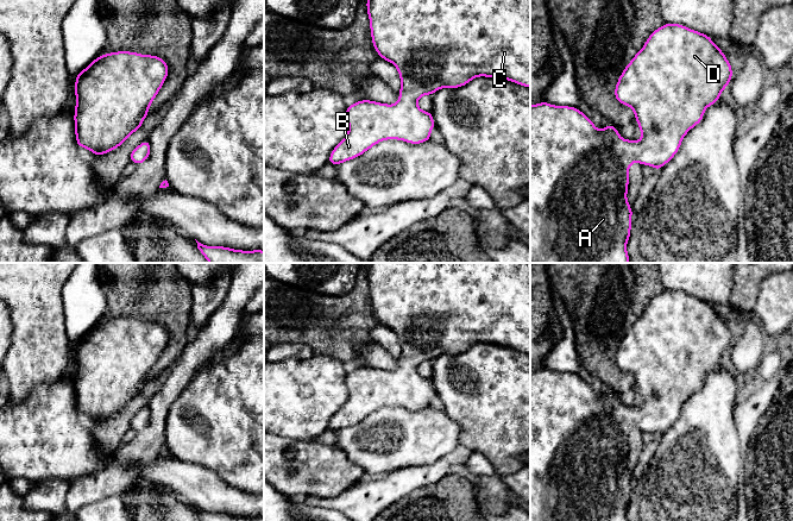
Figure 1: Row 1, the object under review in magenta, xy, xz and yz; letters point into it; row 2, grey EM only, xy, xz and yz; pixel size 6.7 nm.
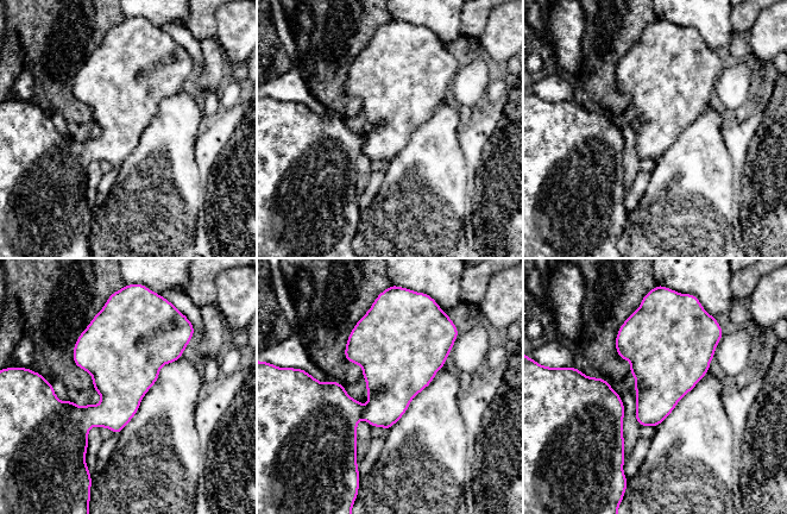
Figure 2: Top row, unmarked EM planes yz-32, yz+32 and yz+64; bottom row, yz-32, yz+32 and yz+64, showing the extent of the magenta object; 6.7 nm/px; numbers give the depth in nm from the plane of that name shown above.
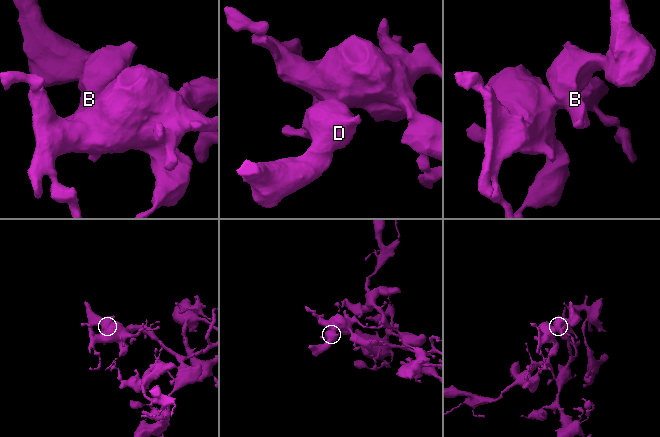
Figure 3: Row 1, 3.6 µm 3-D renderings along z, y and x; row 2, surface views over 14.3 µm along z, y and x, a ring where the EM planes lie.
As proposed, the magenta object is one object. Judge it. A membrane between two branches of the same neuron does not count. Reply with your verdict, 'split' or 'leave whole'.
leave whole

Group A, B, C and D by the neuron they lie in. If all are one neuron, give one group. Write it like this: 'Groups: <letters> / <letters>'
Groups: A B C D

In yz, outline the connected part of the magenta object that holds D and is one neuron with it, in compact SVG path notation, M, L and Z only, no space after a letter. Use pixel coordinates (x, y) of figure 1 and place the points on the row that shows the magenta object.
M663 24L618 77L615 99L632 108L641 139L623 139L606 124L599 131L580 109L542 101L530 105L530 263L630 263L627 244L632 209L628 202L629 169L634 162L660 170L679 151L684 137L701 123L705 109L719 101L732 79L732 67L711 37L681 24Z

